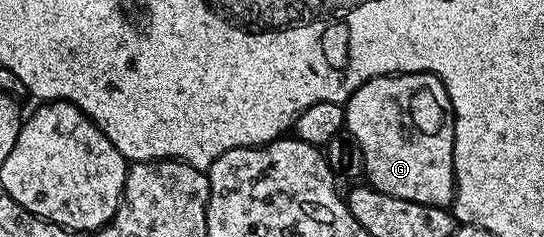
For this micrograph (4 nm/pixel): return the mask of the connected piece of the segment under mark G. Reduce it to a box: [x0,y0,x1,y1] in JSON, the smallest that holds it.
[345,74,457,207]

